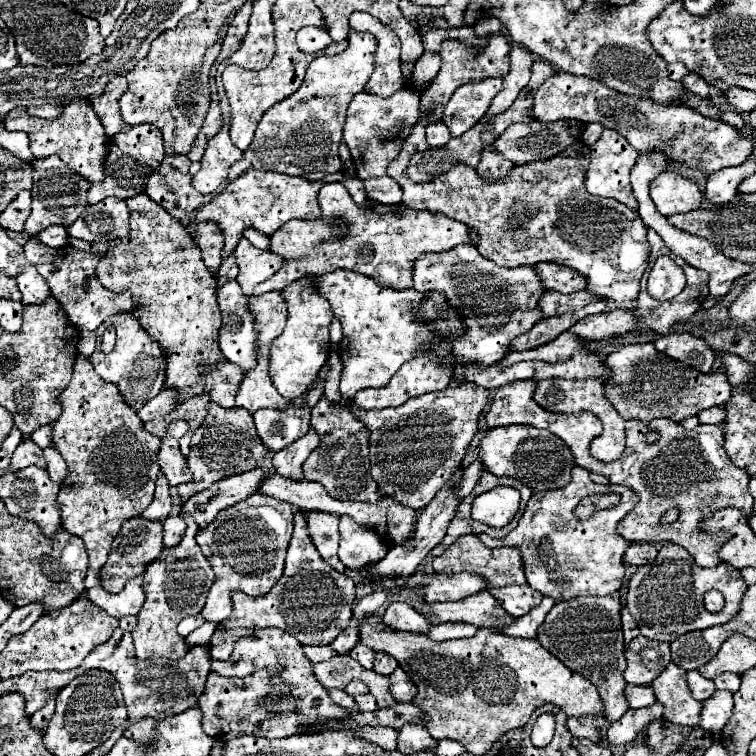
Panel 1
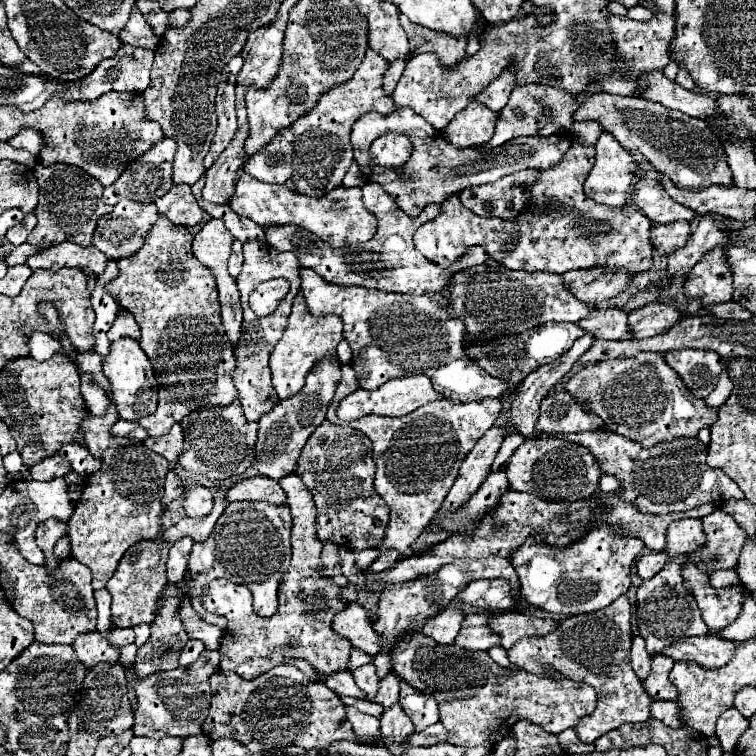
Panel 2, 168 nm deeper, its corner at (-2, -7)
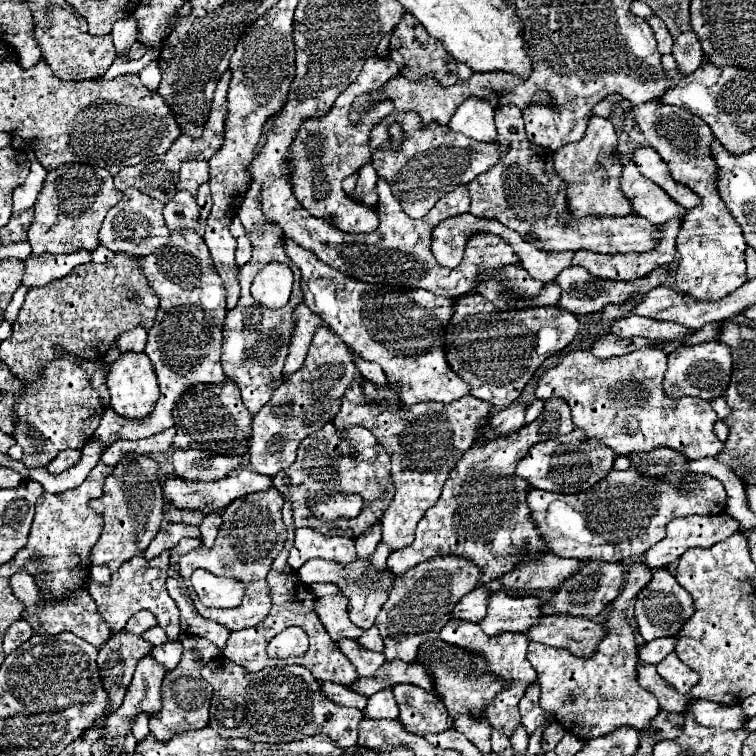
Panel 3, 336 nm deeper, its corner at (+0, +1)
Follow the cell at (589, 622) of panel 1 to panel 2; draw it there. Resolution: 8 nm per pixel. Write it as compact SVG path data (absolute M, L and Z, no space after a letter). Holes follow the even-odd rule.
M620 596L618 600L614 600L614 604L610 604L604 610L562 620L558 630L550 636L538 640L520 640L508 650L508 658L526 672L542 676L546 668L554 668L562 678L586 682L596 690L596 712L584 716L574 726L578 740L584 744L592 744L606 732L616 730L626 722L646 722L652 718L652 698L646 694L642 682L630 668L630 644L630 600L628 596Z

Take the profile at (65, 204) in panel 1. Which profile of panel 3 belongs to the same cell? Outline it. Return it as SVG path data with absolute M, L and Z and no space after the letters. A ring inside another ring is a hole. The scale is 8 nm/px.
M60 164L48 172L44 188L34 204L34 220L28 230L32 254L68 254L78 248L96 250L98 230L106 212L118 204L122 192L112 186L112 174L106 168L88 164Z

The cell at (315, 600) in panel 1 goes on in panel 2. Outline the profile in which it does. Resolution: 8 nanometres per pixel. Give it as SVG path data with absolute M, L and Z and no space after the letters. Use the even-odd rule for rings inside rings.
M294 472L278 482L286 492L286 502L292 514L292 562L278 586L278 612L274 614L274 618L258 618L253 610L252 595L248 588L222 578L204 586L202 604L208 612L224 616L228 621L228 628L220 646L220 670L232 670L244 680L252 680L276 666L283 665L286 656L290 660L306 660L320 678L326 678L330 674L348 670L352 646L348 640L342 640L336 632L332 632L332 616L338 614L346 606L346 602L338 596L338 584L318 576L322 542L314 540L316 516L310 492L306 492L304 482ZM290 638L296 638L298 646L288 647Z

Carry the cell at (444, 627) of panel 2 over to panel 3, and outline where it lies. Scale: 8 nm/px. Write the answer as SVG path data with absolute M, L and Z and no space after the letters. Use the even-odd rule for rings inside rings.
M474 588L472 592L464 594L460 598L460 602L456 604L452 618L454 620L466 620L466 622L478 622L484 618L486 614L486 606L488 606L488 596L490 592L484 588Z

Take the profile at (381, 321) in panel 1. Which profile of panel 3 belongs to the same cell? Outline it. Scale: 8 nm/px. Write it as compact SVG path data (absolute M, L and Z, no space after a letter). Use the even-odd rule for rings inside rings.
M284 240L284 250L302 270L306 306L318 314L350 350L358 352L364 360L376 362L386 372L388 380L400 386L404 404L424 400L454 402L470 392L468 384L448 368L448 360L444 358L444 328L452 318L452 308L458 298L348 278L336 268L322 264L310 250L304 250L292 240Z

